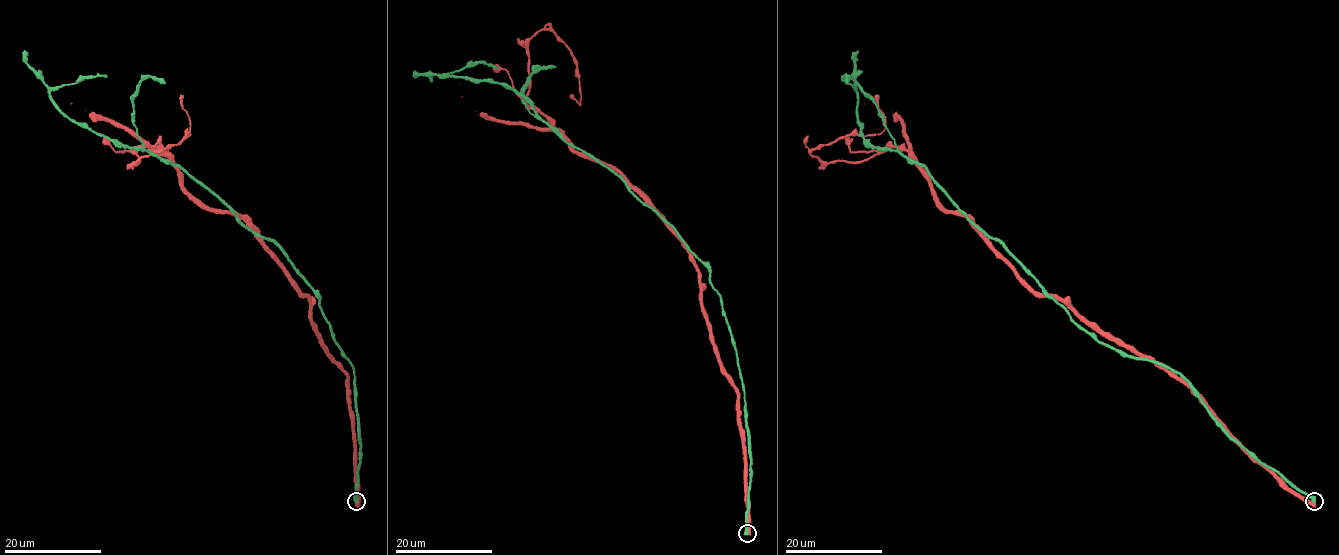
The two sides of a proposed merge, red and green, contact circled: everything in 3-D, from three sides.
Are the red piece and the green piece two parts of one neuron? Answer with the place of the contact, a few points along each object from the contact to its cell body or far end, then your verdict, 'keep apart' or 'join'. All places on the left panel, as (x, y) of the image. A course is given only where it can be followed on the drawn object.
at (356, 501); red runs (357, 502), (348, 379), (310, 300), (161, 152), (141, 147), (137, 163), (190, 134), (180, 94); green runs (357, 501), (354, 372), (319, 297), (271, 241), (255, 236), (177, 166), (80, 126), (50, 95), (107, 75); keep apart

